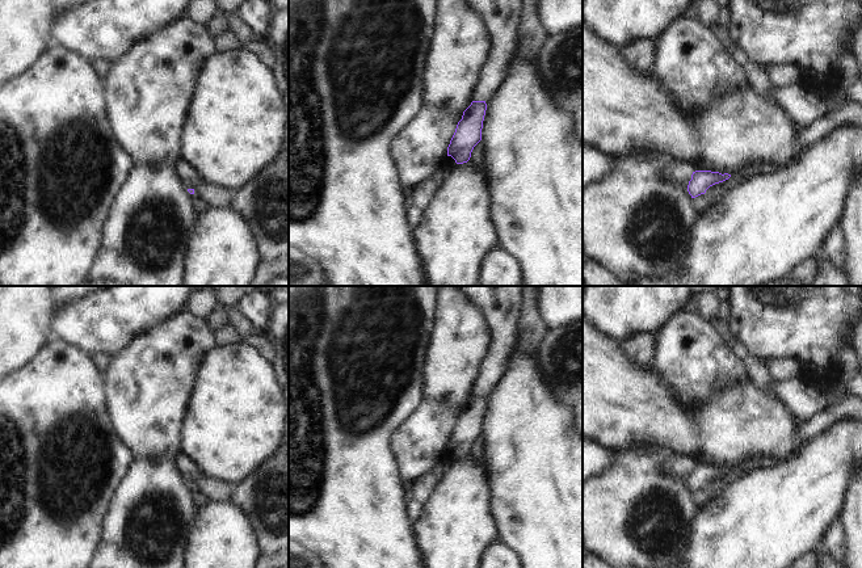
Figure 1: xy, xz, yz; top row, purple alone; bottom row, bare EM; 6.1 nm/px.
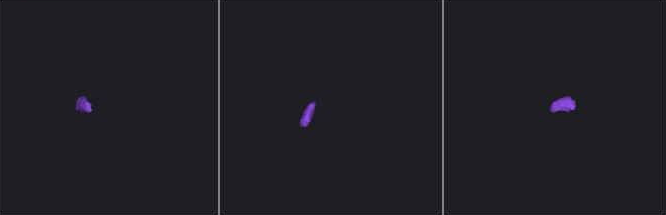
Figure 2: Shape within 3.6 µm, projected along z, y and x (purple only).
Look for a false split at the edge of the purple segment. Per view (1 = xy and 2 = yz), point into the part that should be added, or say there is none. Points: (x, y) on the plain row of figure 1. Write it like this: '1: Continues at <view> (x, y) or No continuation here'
1: No continuation here
2: No continuation here

